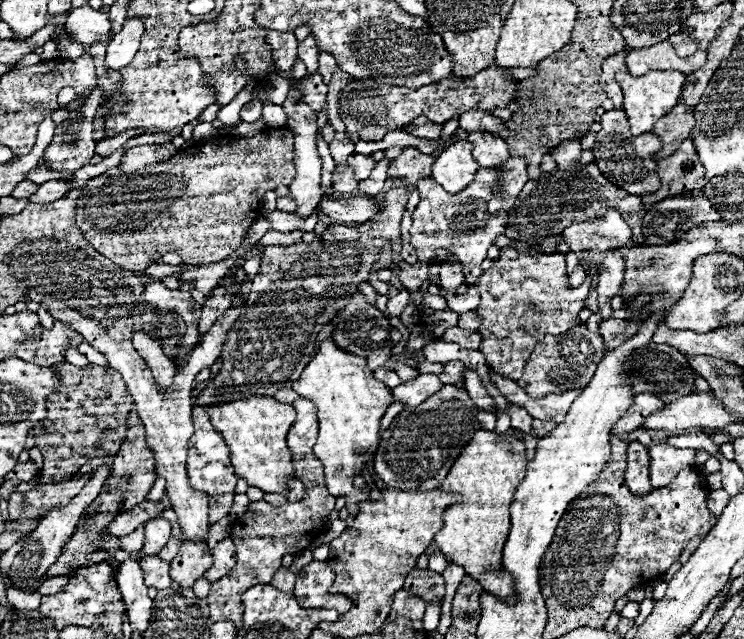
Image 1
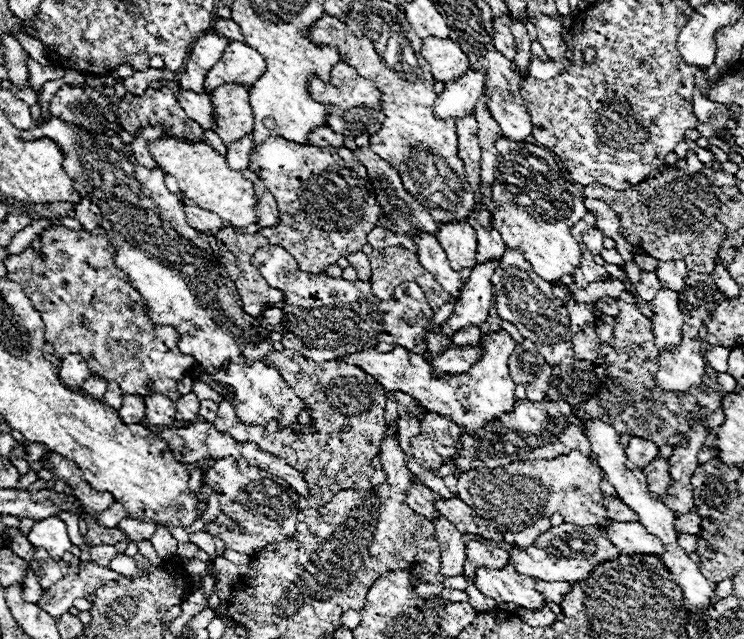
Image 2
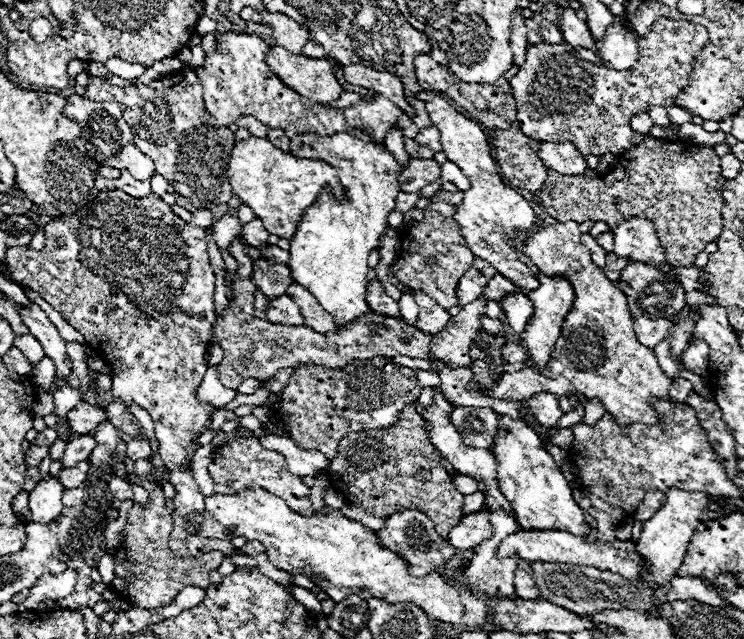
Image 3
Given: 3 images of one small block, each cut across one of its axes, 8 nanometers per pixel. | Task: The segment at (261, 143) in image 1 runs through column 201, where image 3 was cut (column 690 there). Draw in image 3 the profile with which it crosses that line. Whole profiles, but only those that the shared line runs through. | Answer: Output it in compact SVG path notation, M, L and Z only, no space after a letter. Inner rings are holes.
M646 138L632 150L626 150L624 154L618 156L618 162L612 172L608 172L604 178L592 178L588 174L578 174L578 176L566 176L566 174L556 174L554 170L548 170L548 178L540 190L540 198L544 202L546 212L560 220L576 220L586 222L606 222L608 232L614 232L614 228L620 224L624 218L640 216L648 218L654 224L654 230L660 238L660 246L668 252L668 260L672 266L692 266L696 254L704 250L706 244L714 242L720 232L722 232L722 190L724 190L726 178L720 174L720 156L716 156L714 148L710 146L692 146L686 140L674 140L674 142L664 142L658 138Z

